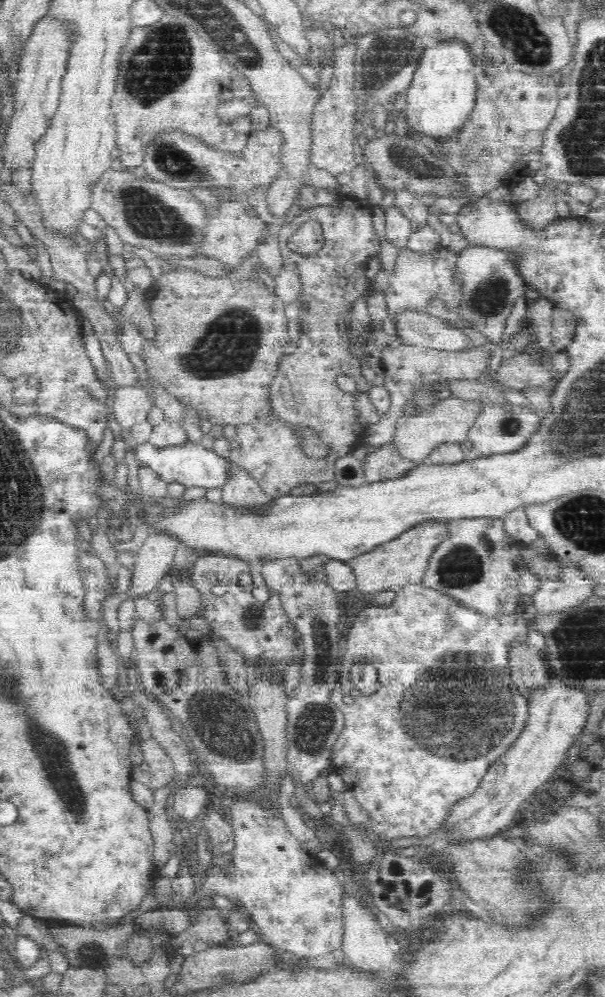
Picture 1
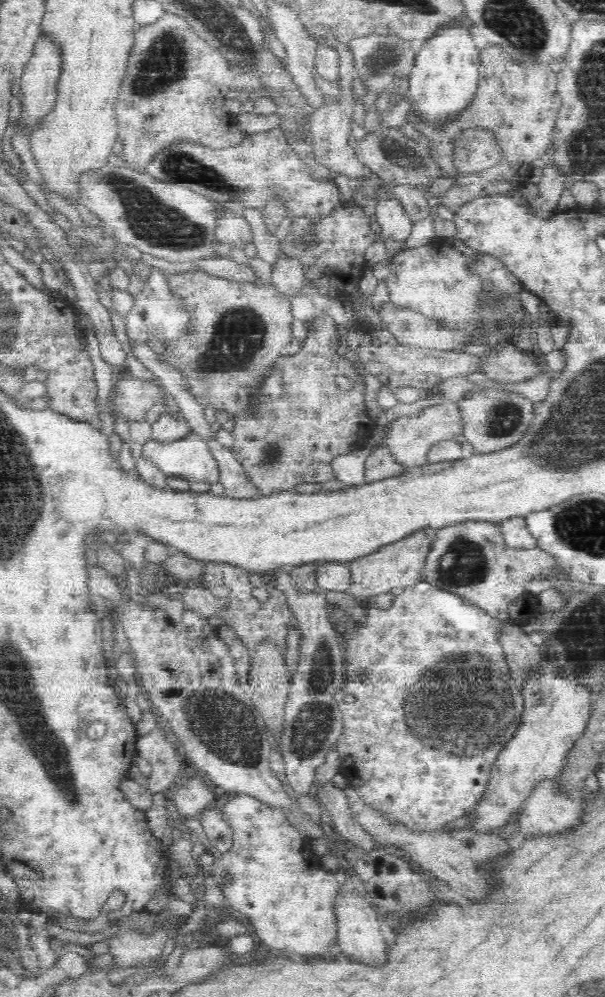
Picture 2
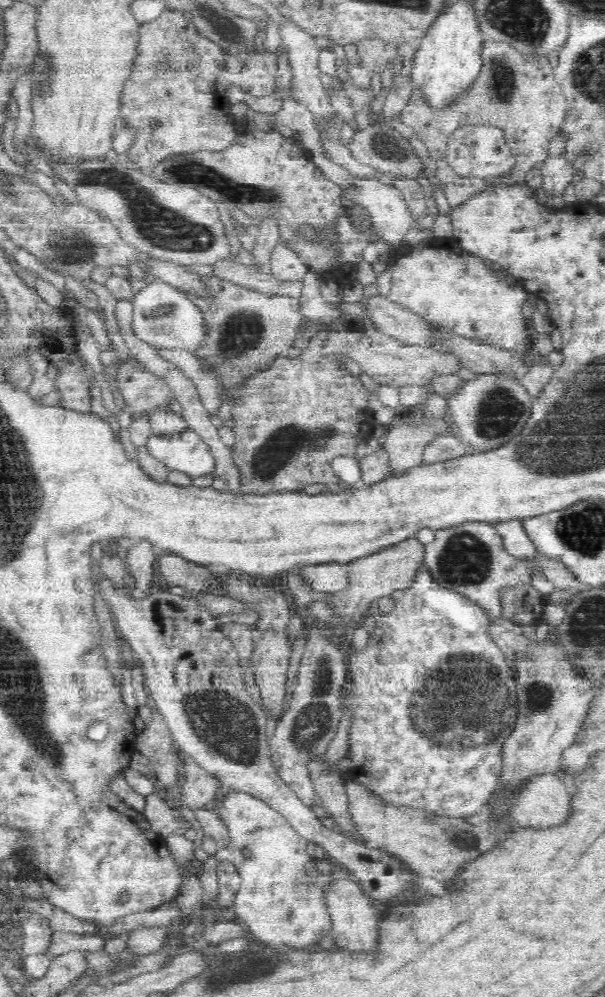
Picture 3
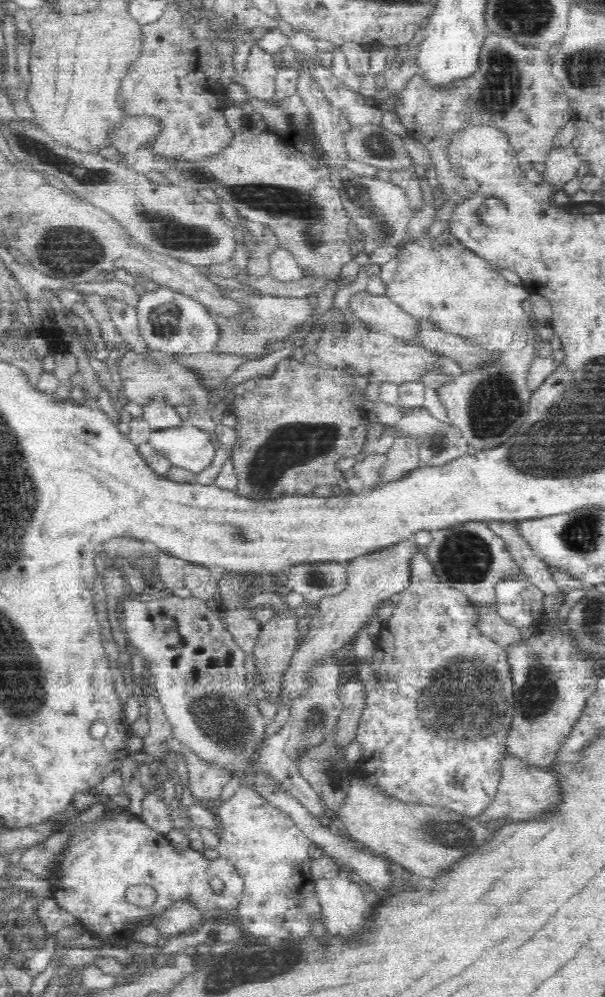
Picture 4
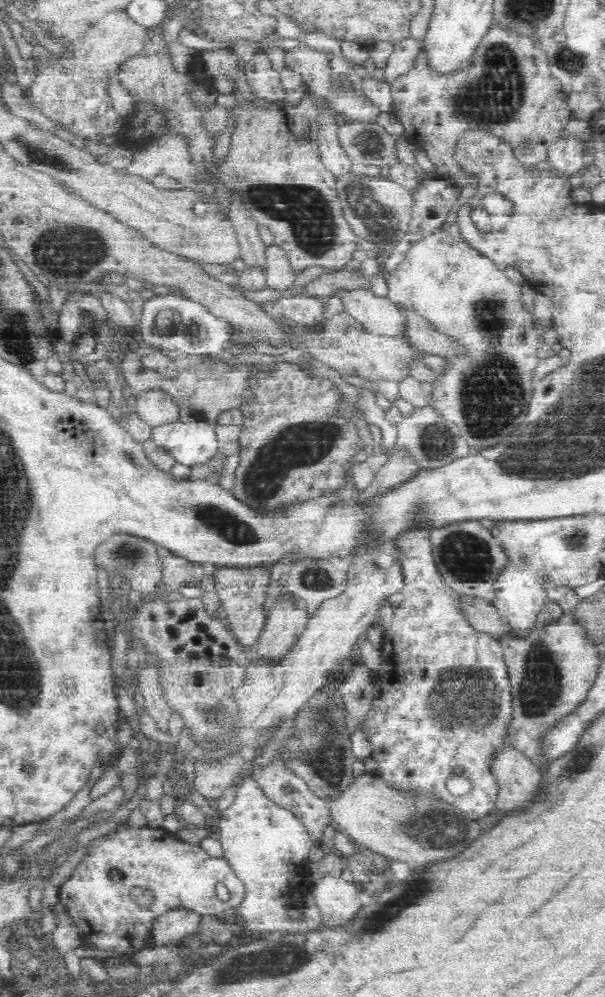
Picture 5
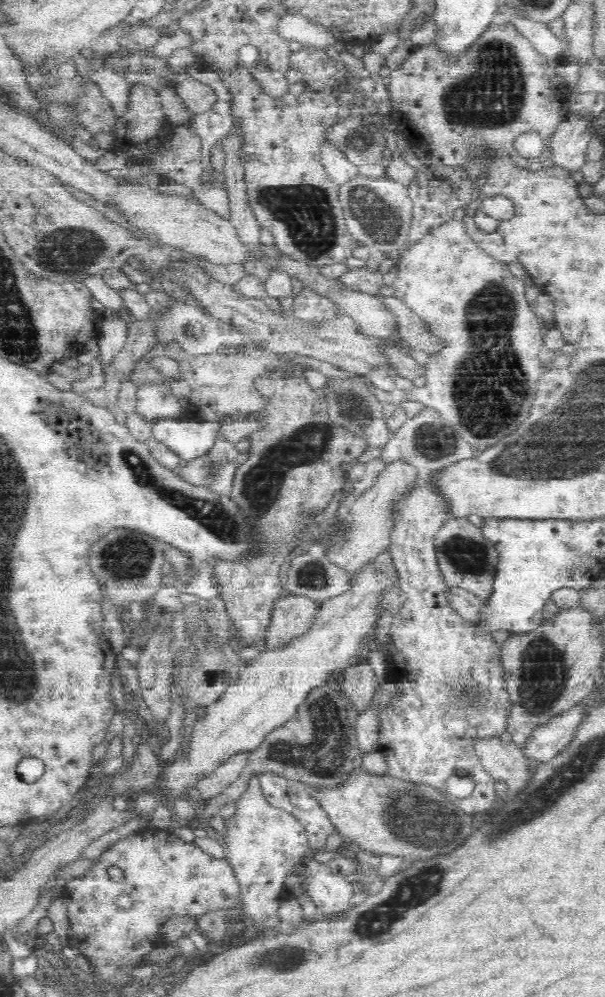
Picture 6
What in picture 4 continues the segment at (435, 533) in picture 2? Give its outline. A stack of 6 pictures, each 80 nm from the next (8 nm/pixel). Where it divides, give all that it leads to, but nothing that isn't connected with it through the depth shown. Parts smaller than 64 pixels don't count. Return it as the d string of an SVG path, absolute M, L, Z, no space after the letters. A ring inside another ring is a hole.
M413 539L378 550L346 562L348 586L346 589L324 596L318 602L319 611L309 623L309 631L301 647L293 655L292 661L285 674L284 694L280 702L288 703L298 694L304 684L304 670L310 668L315 659L320 659L327 653L345 654L343 646L353 642L356 633L365 627L365 623L375 615L381 601L389 600L390 596L402 593L412 584L413 558L424 555L426 548L419 546Z

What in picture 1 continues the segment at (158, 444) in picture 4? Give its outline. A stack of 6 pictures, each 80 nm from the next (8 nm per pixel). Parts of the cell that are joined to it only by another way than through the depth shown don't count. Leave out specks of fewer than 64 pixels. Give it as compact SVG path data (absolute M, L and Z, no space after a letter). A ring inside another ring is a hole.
M107 415L108 427L111 429L114 440L121 439L124 443L124 449L126 452L133 451L134 459L138 460L139 468L146 467L154 474L158 475L162 481L166 484L170 482L178 482L185 488L192 488L192 486L198 486L198 488L222 488L233 477L233 472L236 470L227 459L223 459L215 455L214 452L210 452L200 444L194 444L188 442L186 446L182 447L170 447L164 449L157 449L149 442L144 444L135 443L130 436L127 436L122 430L121 426L118 426L114 415Z

